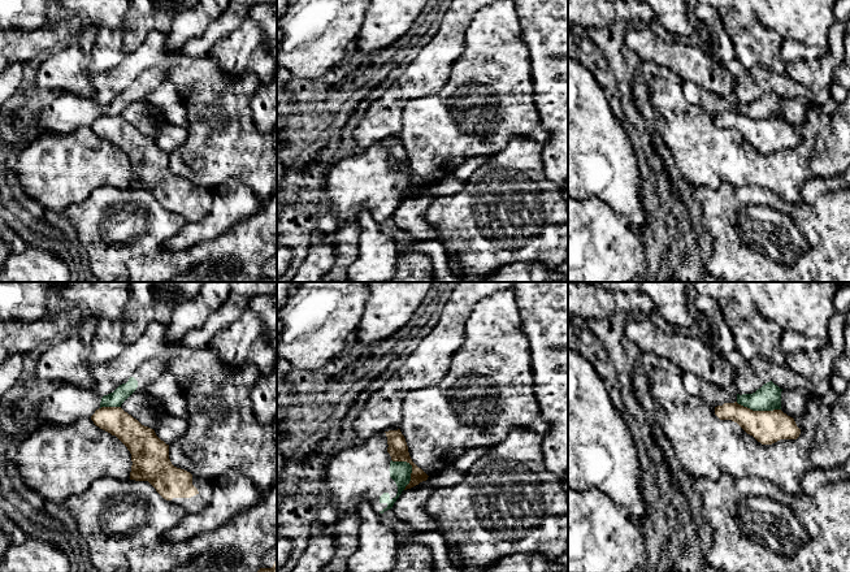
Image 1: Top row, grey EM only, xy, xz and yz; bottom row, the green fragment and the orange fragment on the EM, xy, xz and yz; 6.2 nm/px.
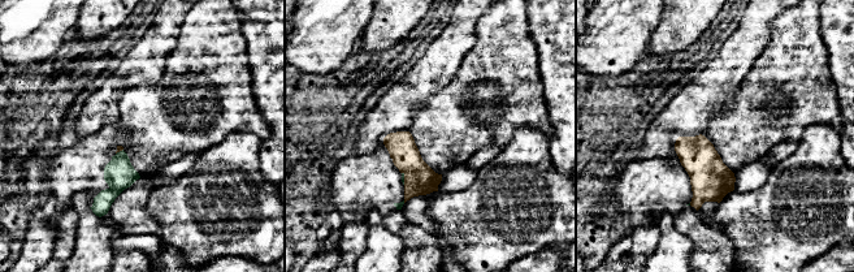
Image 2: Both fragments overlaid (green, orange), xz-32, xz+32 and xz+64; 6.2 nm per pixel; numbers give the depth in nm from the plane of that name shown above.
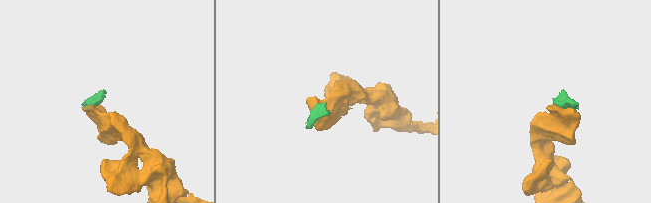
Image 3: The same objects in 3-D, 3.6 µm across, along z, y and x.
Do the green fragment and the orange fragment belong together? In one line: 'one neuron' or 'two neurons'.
two neurons

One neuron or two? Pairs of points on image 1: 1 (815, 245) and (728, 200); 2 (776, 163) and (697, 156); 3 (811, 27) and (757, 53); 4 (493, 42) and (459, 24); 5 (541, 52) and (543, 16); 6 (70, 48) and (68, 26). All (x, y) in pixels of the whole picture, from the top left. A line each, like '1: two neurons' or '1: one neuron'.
1: one neuron
2: one neuron
3: one neuron
4: two neurons
5: one neuron
6: two neurons

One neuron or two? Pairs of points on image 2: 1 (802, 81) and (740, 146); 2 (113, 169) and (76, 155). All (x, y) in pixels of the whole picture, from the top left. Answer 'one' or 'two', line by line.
1: one
2: one

